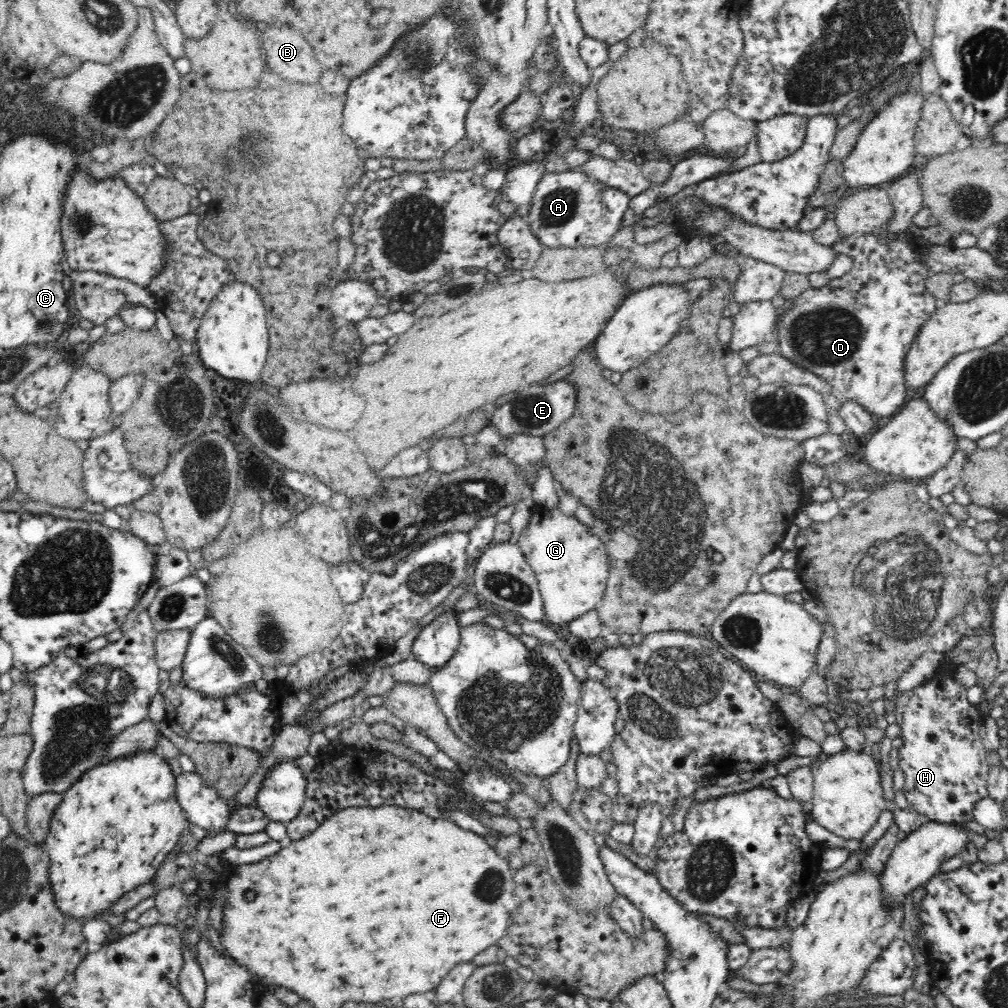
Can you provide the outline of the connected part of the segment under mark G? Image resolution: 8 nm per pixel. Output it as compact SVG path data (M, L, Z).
M532 506L532 516L520 534L517 545L524 553L526 562L535 572L541 597L544 598L546 620L554 624L566 625L568 621L596 608L606 592L608 576L608 554L606 546L590 532L590 526L578 522L575 516L562 514L559 508Z

